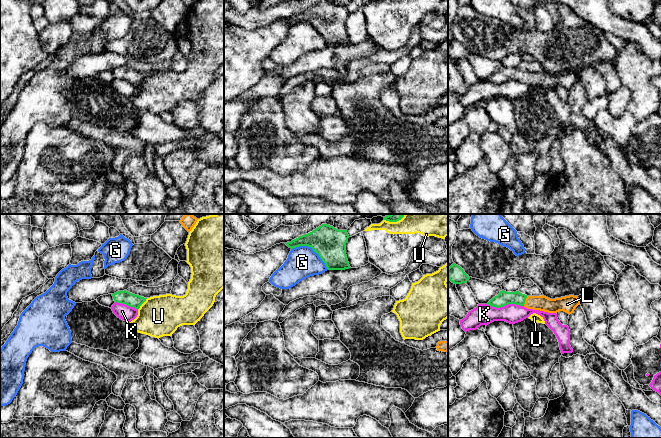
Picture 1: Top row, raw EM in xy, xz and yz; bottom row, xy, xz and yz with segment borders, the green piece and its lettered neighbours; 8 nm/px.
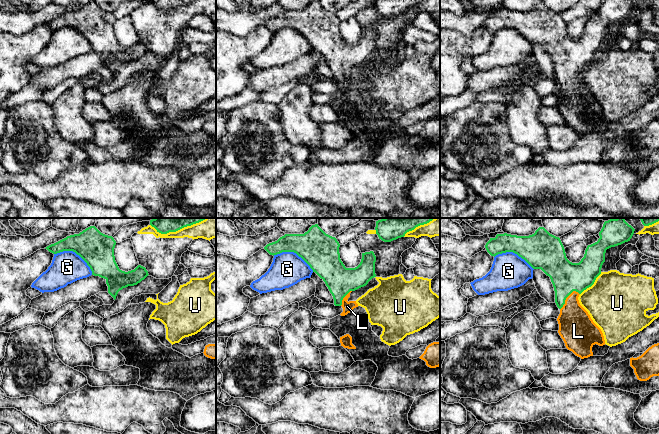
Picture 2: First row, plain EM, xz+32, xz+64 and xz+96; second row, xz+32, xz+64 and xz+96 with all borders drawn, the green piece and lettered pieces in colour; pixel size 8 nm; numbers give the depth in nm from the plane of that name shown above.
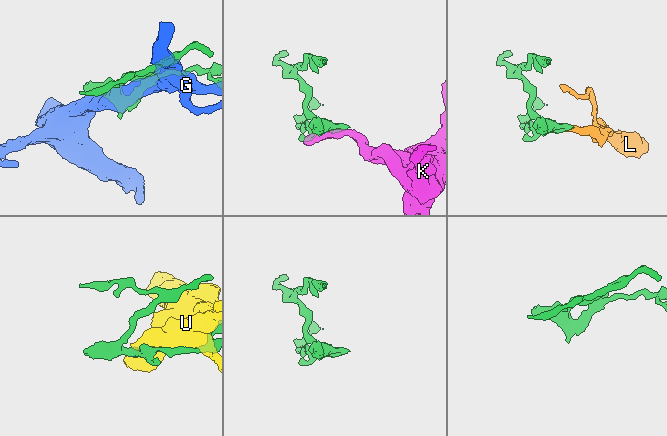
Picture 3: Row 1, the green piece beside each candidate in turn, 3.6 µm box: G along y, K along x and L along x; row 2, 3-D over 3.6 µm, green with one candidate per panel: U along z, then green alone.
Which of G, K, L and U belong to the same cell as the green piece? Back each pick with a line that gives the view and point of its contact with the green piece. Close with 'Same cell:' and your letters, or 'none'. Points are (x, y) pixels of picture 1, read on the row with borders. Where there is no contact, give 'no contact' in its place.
L: meets green in yz at (525, 300)
Same cell: L

